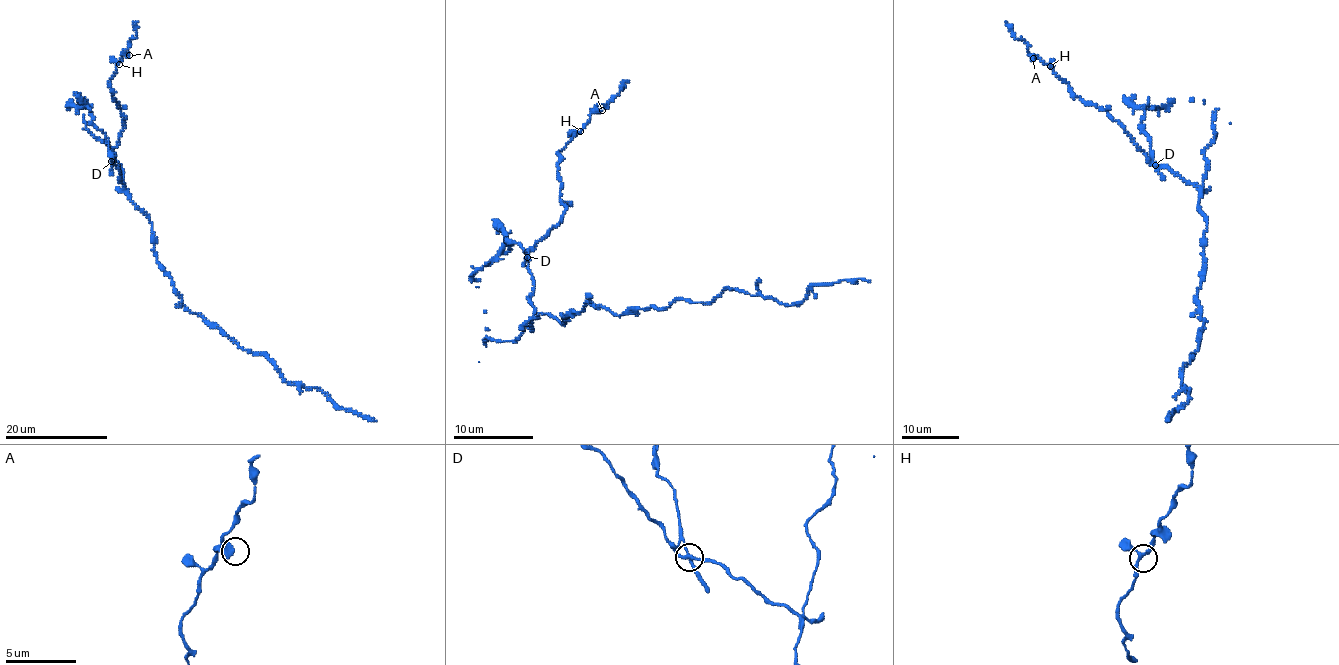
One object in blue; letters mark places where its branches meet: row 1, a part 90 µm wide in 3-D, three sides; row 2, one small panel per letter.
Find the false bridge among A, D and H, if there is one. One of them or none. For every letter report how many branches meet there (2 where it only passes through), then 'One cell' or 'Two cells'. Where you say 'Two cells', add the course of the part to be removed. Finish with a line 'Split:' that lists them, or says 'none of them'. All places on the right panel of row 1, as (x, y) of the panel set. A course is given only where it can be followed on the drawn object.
A: Branches: 2. One cell
D: Branches: 3. Two cells
H: Branches: 3. One cell
Split: D

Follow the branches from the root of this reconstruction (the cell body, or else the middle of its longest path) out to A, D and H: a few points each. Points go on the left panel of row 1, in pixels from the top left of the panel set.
A: (153, 245), (151, 222), (130, 200), (112, 158), (125, 118), (113, 97), (109, 81), (123, 54), (129, 55)
D: (153, 245), (151, 222), (130, 200), (120, 180), (120, 172), (111, 161)
H: (153, 245), (151, 222), (130, 200), (120, 180), (120, 172), (112, 162), (125, 118), (110, 86), (119, 64)

